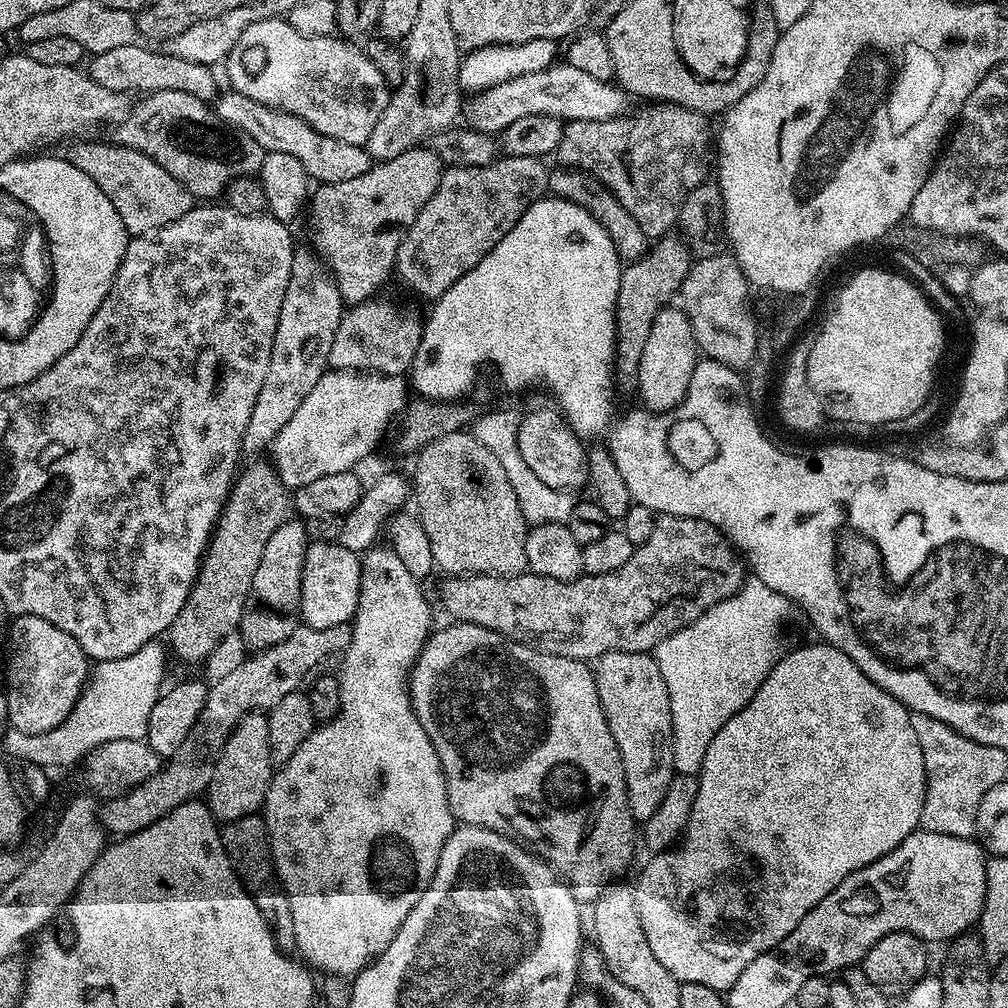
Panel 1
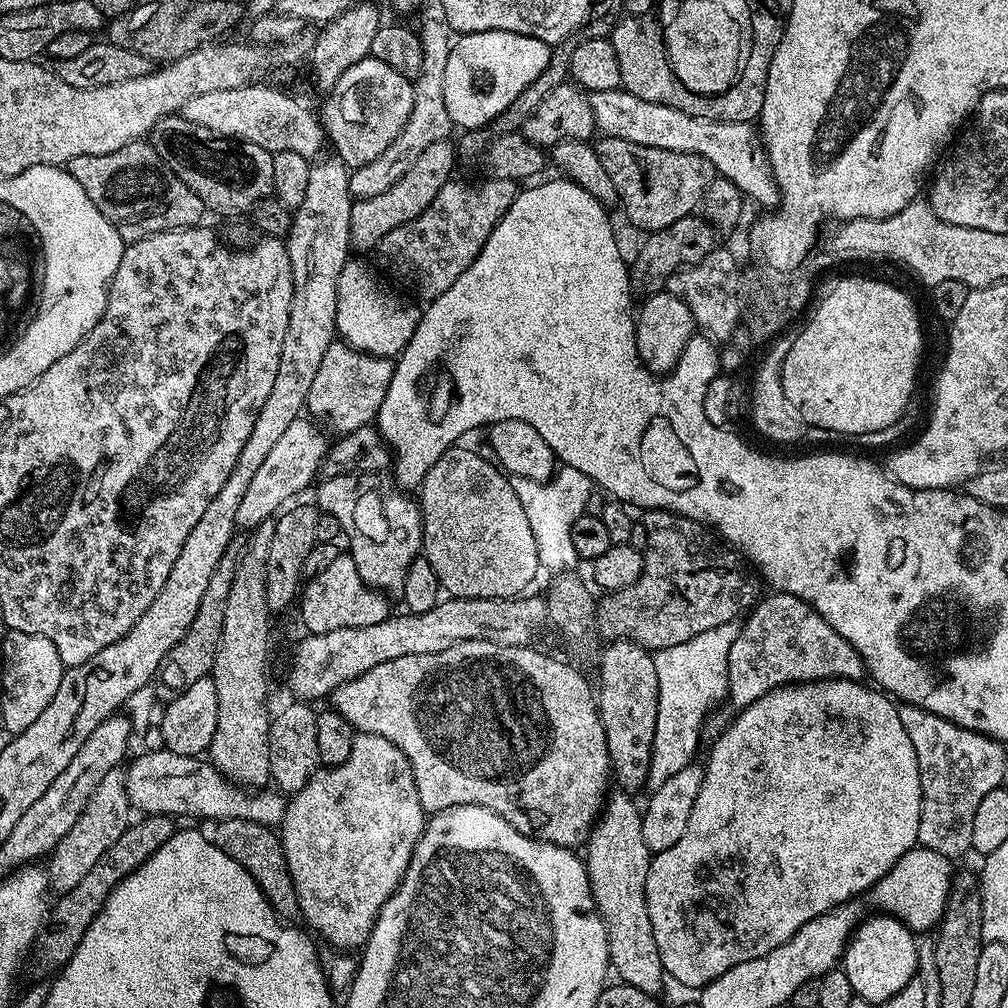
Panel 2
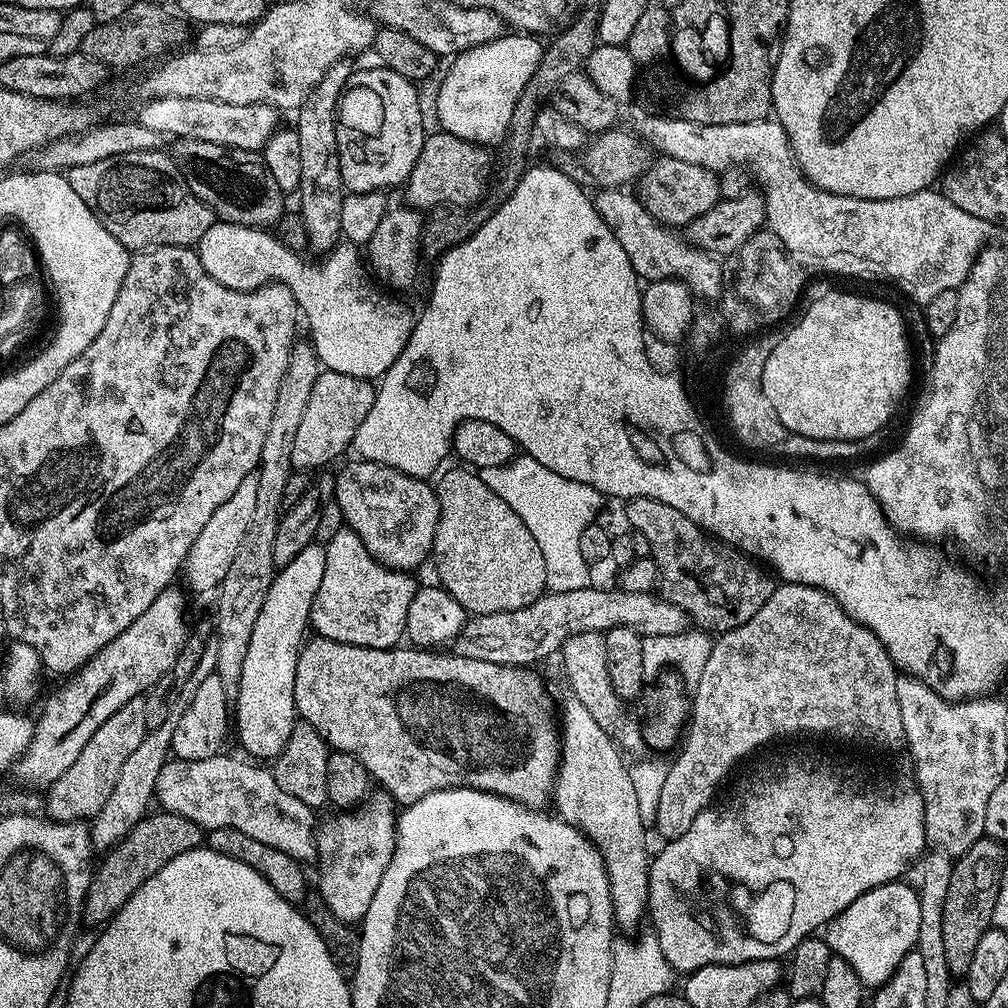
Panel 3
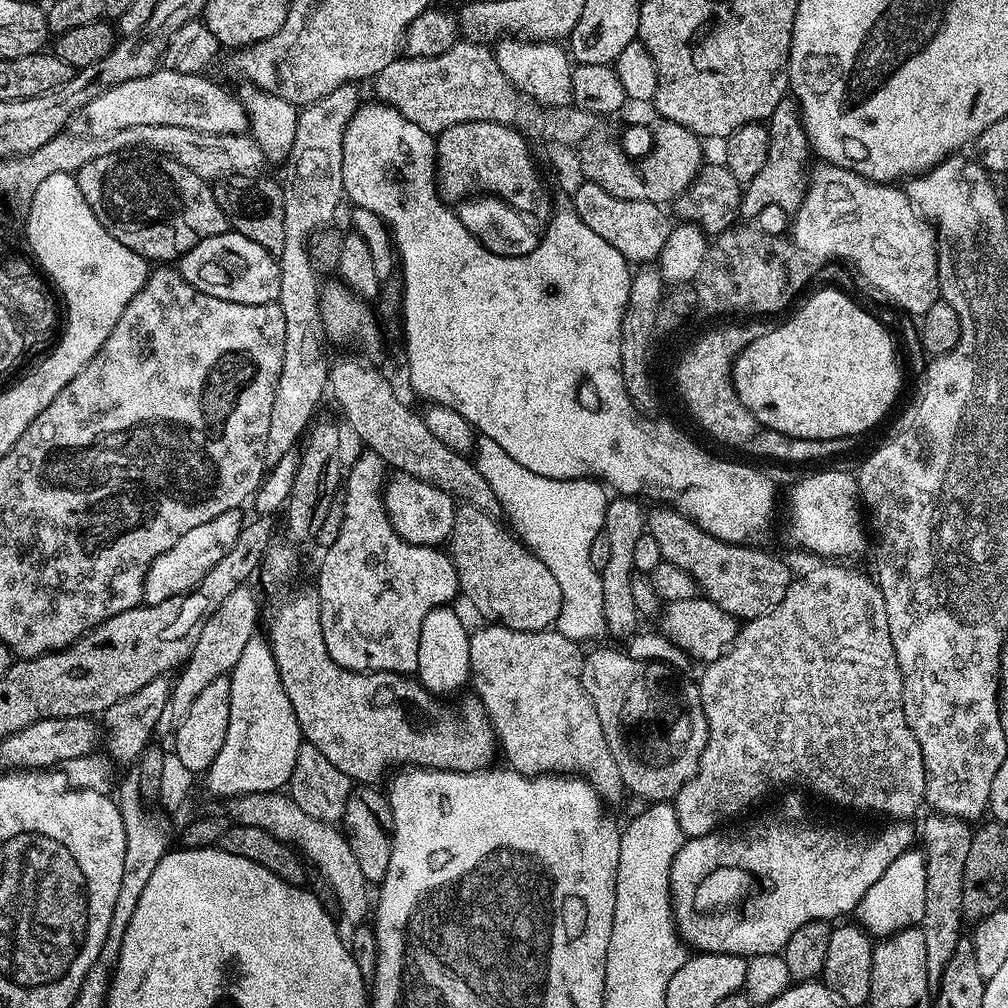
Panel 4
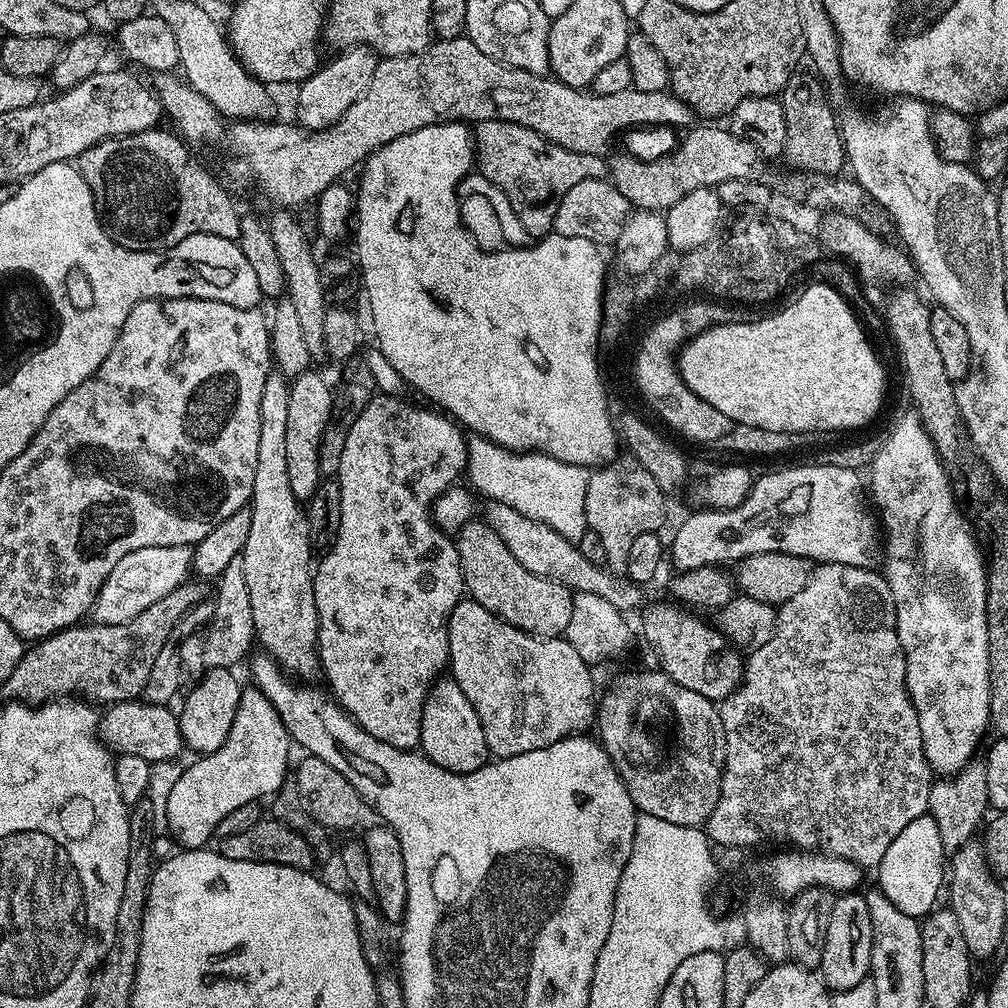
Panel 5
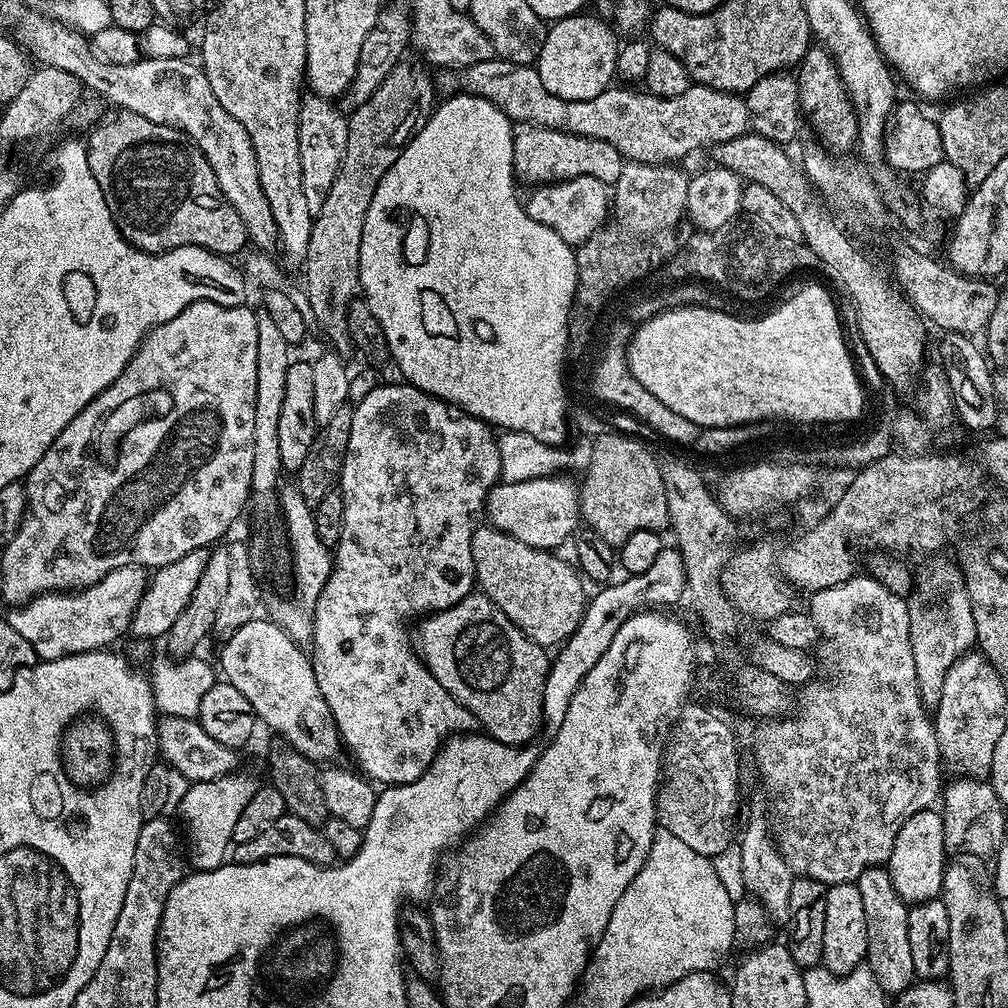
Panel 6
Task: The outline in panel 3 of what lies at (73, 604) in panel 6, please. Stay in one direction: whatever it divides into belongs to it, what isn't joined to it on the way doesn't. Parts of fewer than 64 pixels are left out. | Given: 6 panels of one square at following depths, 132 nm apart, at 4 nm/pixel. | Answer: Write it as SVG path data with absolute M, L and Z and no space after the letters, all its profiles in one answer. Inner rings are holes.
M257 473L246 474L246 478L242 478L241 484L238 485L238 490L234 490L234 494L230 494L230 498L226 498L226 502L222 502L218 510L214 510L210 522L206 522L205 528L202 529L202 534L194 538L182 569L182 576L188 579L189 589L192 587L196 592L211 592L211 594L219 589L230 567L230 562L233 561L234 554L237 553L238 546L246 535L250 518L253 517L257 491Z

